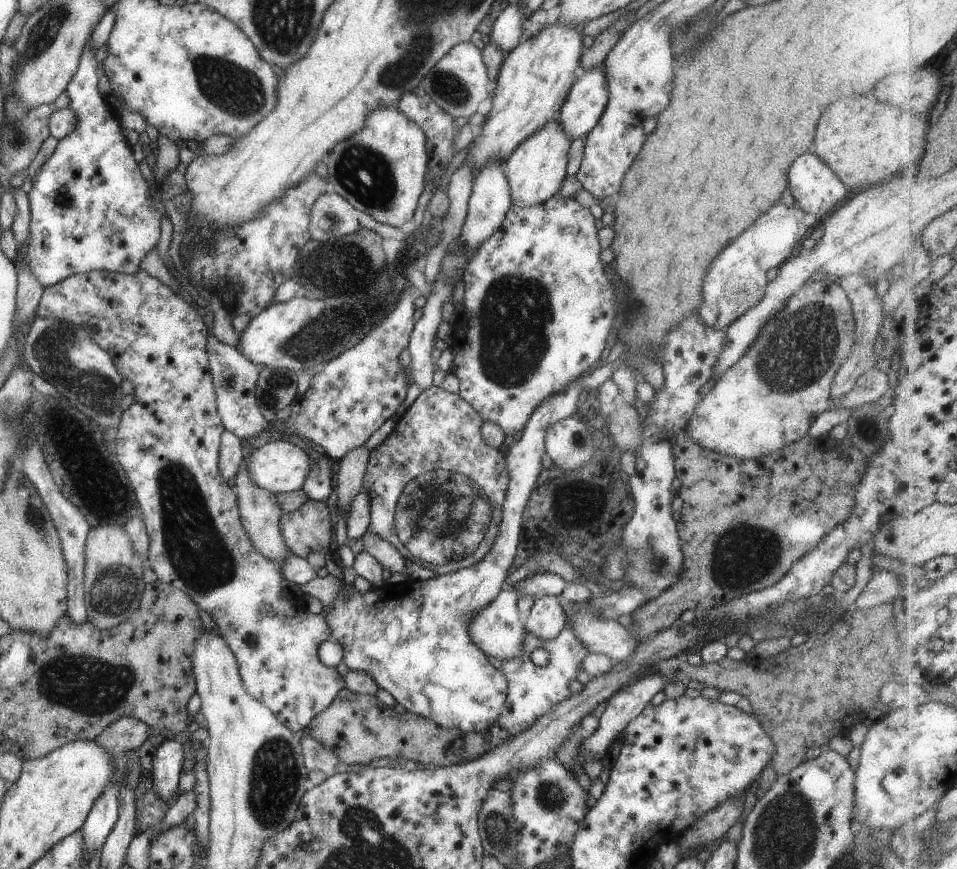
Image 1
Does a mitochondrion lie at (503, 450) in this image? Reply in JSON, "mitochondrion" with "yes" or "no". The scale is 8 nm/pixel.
{"mitochondrion":"no"}

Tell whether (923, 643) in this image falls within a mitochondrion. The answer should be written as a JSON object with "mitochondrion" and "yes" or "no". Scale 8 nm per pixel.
{"mitochondrion":"no"}

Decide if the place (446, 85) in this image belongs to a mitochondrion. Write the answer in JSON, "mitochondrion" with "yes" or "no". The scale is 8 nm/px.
{"mitochondrion":"yes"}

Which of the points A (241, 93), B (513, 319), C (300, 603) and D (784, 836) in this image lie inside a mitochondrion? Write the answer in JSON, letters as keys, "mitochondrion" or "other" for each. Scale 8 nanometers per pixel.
{"A":"mitochondrion","B":"mitochondrion","C":"other","D":"mitochondrion"}

